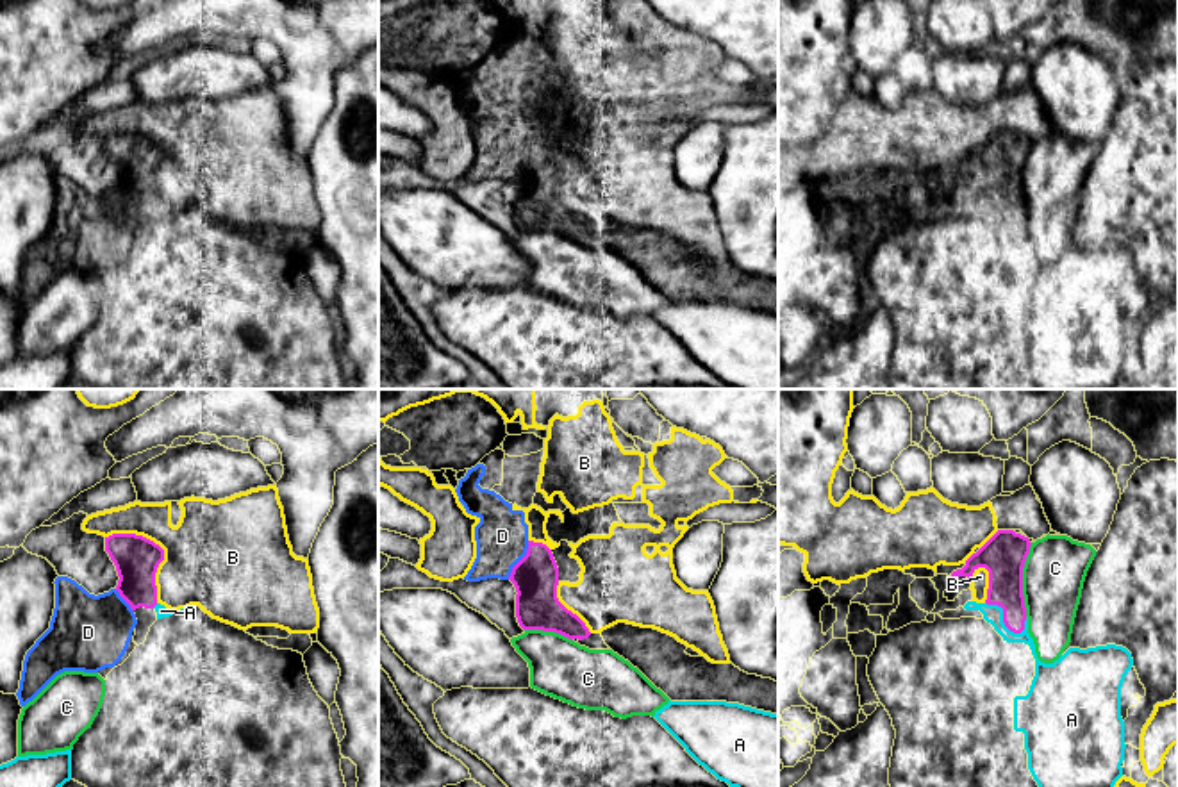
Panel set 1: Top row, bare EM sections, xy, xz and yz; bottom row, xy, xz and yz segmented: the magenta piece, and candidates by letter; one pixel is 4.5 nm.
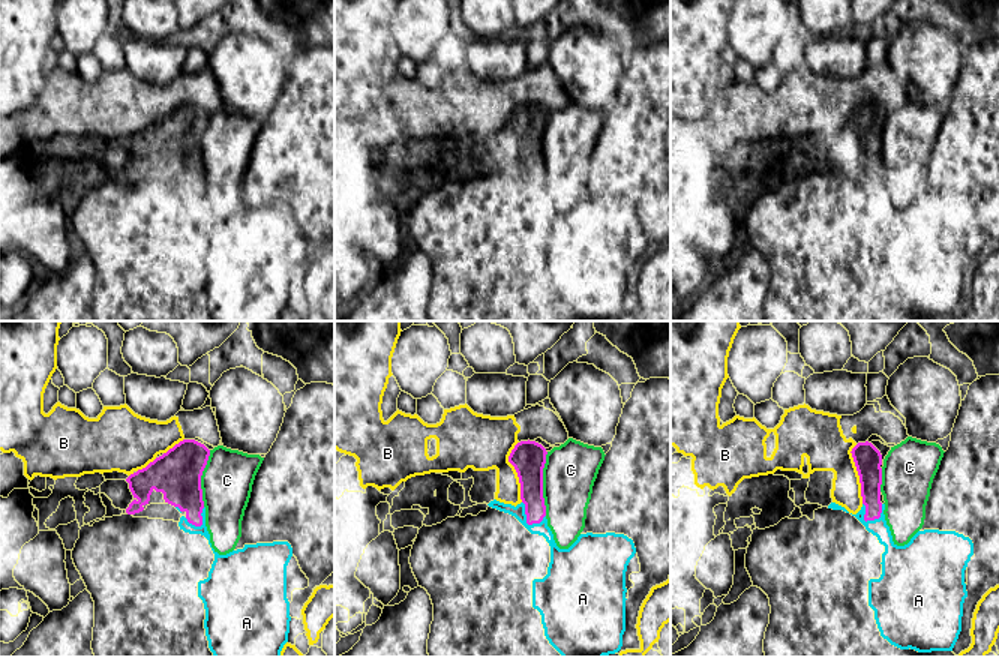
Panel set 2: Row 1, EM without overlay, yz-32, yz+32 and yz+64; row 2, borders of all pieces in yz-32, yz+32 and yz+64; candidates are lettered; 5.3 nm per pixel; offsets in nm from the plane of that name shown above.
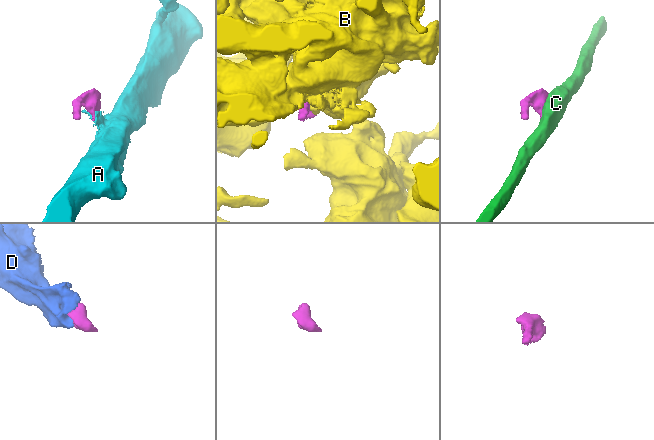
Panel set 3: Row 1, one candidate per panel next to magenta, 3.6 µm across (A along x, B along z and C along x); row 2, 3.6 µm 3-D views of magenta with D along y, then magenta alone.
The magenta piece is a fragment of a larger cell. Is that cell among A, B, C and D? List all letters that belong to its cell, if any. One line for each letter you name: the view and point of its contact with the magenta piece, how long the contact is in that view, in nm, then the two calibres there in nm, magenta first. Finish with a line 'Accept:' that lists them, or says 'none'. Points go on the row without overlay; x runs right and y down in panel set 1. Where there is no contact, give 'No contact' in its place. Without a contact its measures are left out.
D: Touches magenta at xz (520, 161). Shared border 200 nm. Thickness 200 nm (magenta) against 240 nm
Accept: D

